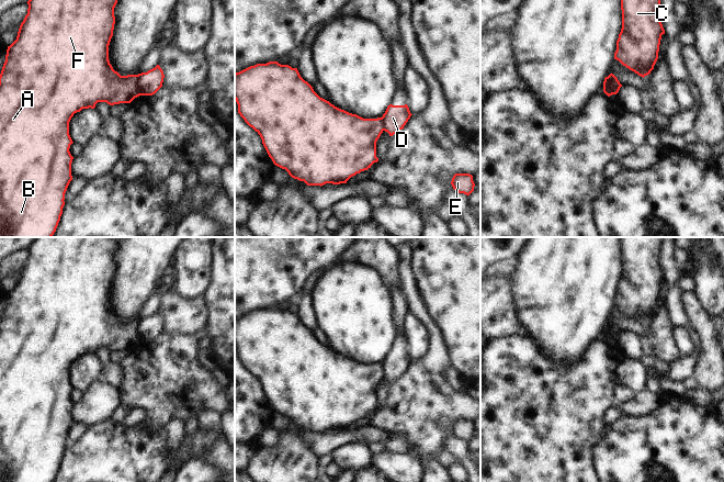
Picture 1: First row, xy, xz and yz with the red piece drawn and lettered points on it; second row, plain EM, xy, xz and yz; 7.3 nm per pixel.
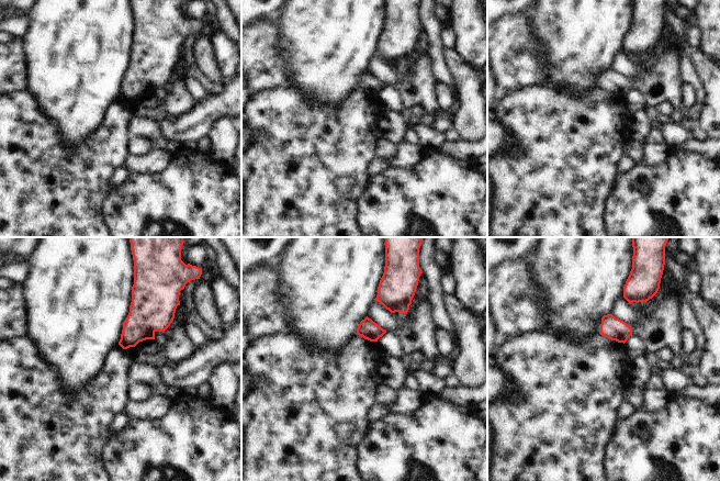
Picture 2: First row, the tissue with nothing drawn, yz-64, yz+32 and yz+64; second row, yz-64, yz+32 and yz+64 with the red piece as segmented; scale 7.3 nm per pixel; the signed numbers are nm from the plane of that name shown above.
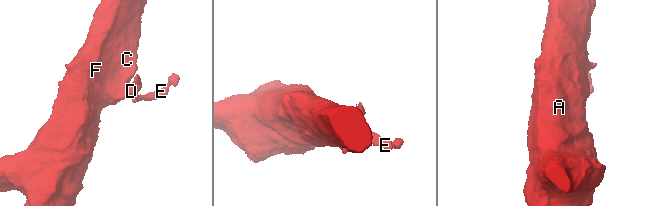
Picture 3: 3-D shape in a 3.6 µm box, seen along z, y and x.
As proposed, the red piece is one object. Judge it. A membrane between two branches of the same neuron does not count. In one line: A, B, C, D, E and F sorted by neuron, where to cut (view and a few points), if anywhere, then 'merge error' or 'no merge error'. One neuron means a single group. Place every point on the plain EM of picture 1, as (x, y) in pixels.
groups A B C F / D E; cut xy (137, 321), (137, 334), (142, 340); merge error

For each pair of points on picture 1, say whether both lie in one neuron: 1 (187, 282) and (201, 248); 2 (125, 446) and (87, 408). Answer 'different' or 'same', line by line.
1: same
2: different

